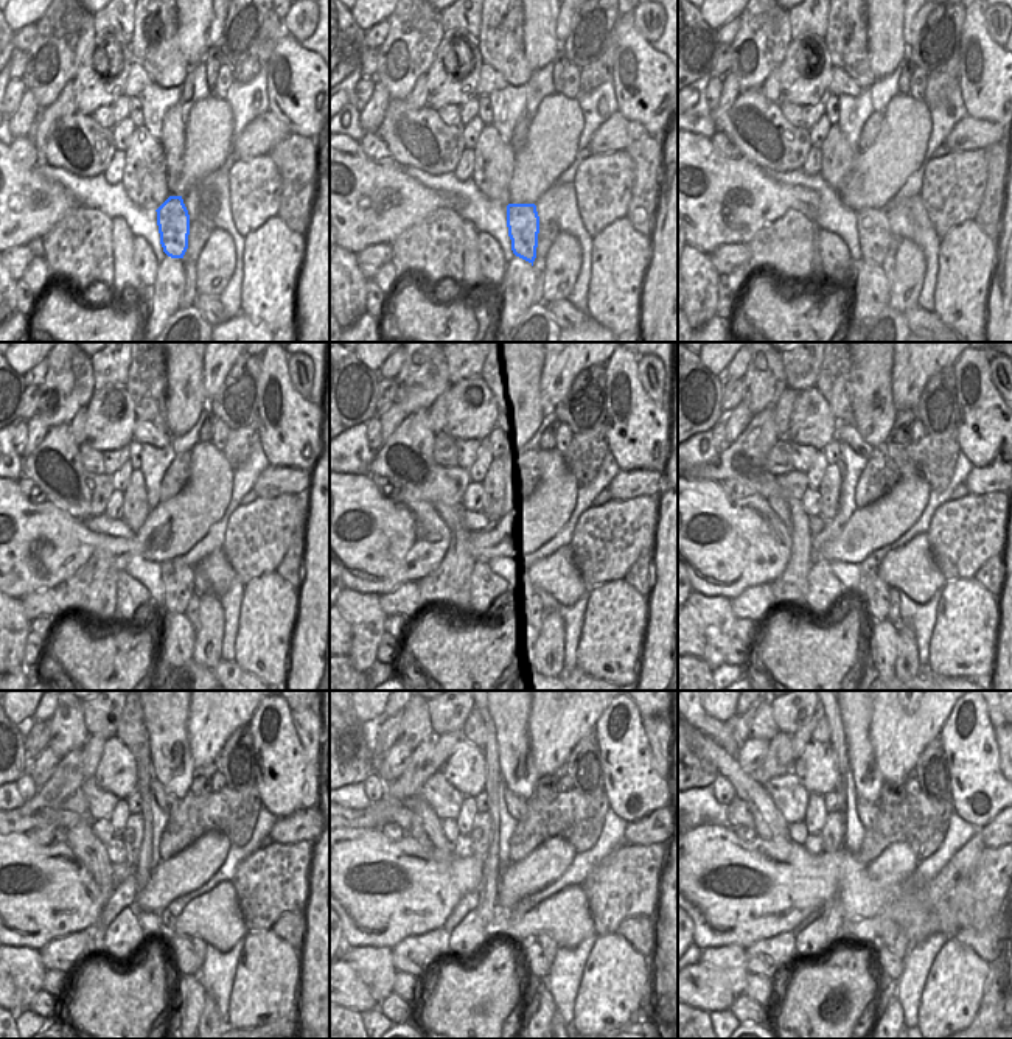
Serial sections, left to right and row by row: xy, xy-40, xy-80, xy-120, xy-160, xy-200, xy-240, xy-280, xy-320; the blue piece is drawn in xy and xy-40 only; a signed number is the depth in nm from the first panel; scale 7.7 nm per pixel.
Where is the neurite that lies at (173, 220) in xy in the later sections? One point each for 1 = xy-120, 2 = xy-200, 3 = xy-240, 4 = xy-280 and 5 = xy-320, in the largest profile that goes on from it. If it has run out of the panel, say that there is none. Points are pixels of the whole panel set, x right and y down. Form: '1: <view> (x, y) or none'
1: xy-120 (177, 579)
2: xy-200 (875, 599)
3: xy-240 (182, 954)
4: xy-280 (535, 962)
5: xy-320 (888, 965)

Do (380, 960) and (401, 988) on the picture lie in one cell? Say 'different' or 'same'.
different

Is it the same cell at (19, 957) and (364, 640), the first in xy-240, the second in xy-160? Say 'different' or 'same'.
same

